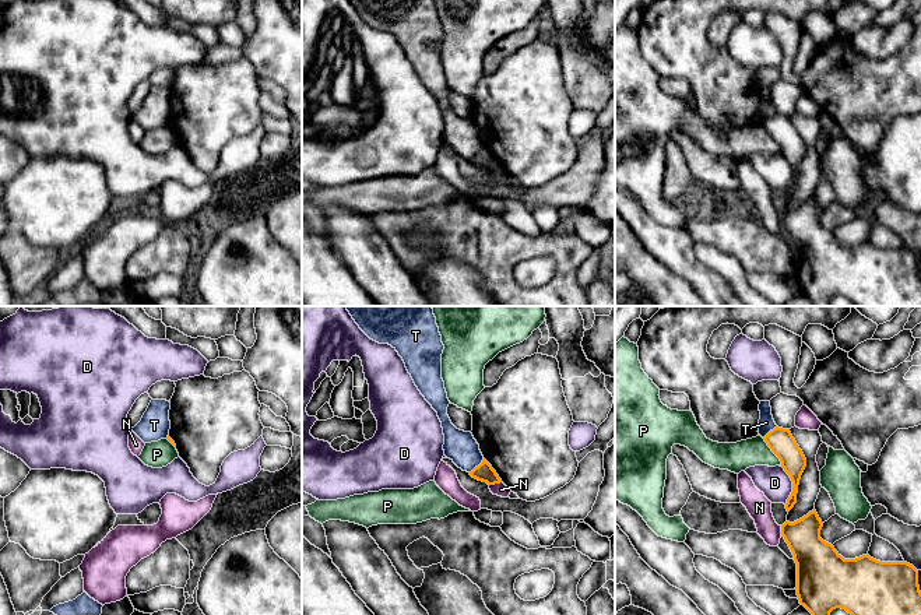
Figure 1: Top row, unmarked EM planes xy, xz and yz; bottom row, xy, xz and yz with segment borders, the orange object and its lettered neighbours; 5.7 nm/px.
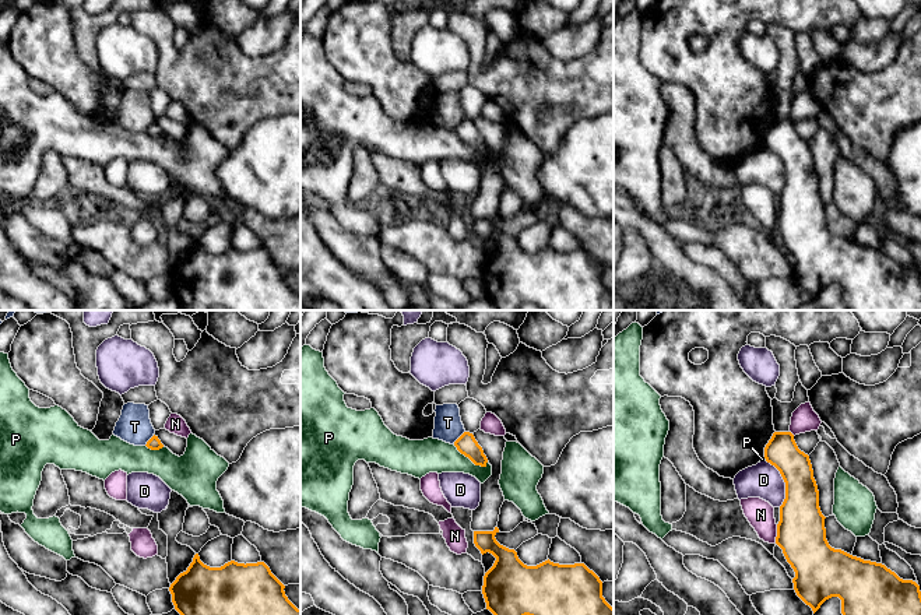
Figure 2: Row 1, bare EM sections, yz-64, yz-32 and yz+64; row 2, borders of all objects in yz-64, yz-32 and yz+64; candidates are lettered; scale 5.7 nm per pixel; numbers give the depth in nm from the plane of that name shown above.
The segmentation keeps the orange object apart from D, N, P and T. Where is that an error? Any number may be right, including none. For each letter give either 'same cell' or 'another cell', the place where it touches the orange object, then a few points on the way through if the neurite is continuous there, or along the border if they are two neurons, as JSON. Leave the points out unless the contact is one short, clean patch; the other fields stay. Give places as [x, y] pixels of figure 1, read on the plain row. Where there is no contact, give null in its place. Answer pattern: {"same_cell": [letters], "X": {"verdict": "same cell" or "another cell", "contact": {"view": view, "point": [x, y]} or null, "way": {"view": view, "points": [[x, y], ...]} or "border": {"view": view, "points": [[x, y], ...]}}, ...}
{"same_cell": [], "D": {"verdict": "another cell", "contact": {"view": "yz", "point": [793, 172]}, "border": {"view": "yz", "points": [[781, 153], [791, 168], [791, 181], [786, 190]]}}, "N": {"verdict": "another cell", "contact": {"view": "xz", "point": [495, 169]}}, "P": {"verdict": "another cell", "contact": {"view": "yz", "point": [772, 137]}, "border": {"view": "yz", "points": [[762, 125], [781, 153]]}}, "T": {"verdict": "another cell", "contact": {"view": "xz", "point": [478, 153]}, "border": {"view": "xz", "points": [[484, 146], [470, 160]]}}}

